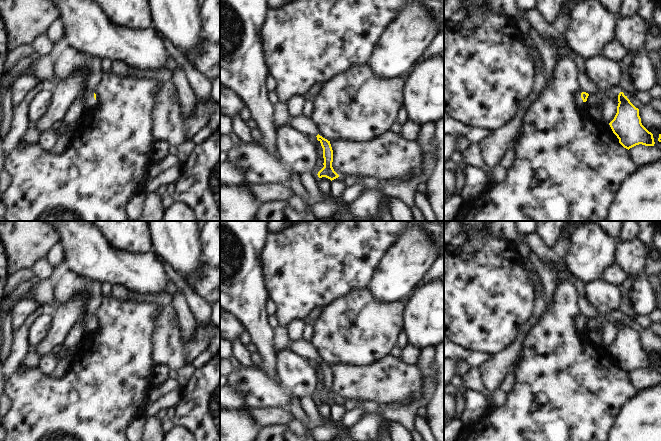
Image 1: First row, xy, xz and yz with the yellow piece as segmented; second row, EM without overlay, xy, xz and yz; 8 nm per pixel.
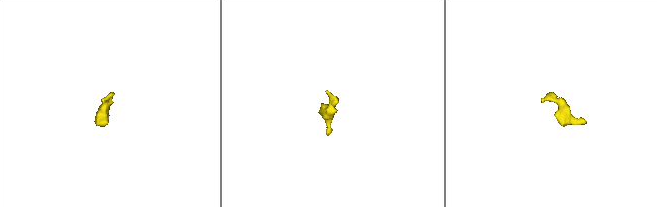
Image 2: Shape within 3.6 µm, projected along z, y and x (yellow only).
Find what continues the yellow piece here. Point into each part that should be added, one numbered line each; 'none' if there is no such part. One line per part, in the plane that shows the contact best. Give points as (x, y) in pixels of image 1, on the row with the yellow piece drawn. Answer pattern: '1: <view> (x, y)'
1: yz (579, 101)

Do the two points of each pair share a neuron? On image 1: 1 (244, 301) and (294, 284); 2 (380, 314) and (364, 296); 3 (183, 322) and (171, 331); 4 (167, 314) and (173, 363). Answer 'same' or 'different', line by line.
1: different
2: same
3: different
4: same

